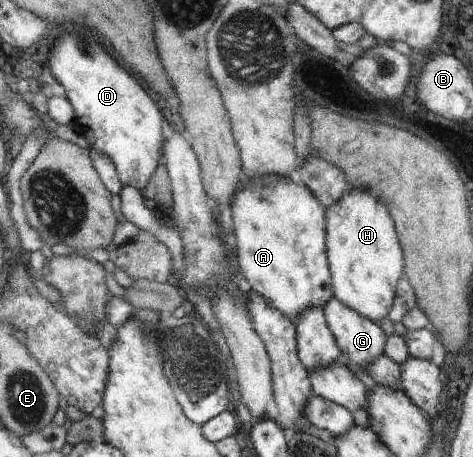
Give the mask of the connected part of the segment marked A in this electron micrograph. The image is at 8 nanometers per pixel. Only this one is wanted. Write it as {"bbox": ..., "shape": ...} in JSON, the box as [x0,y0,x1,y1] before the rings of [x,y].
{"bbox":[231,176,334,322],"shape":[[[268,176],[257,180],[243,180],[231,207],[233,233],[237,239],[236,253],[240,269],[253,290],[264,301],[291,322],[297,321],[312,308],[325,308],[334,297],[332,271],[328,259],[328,219],[326,209],[305,186],[293,183],[289,178]]]}

